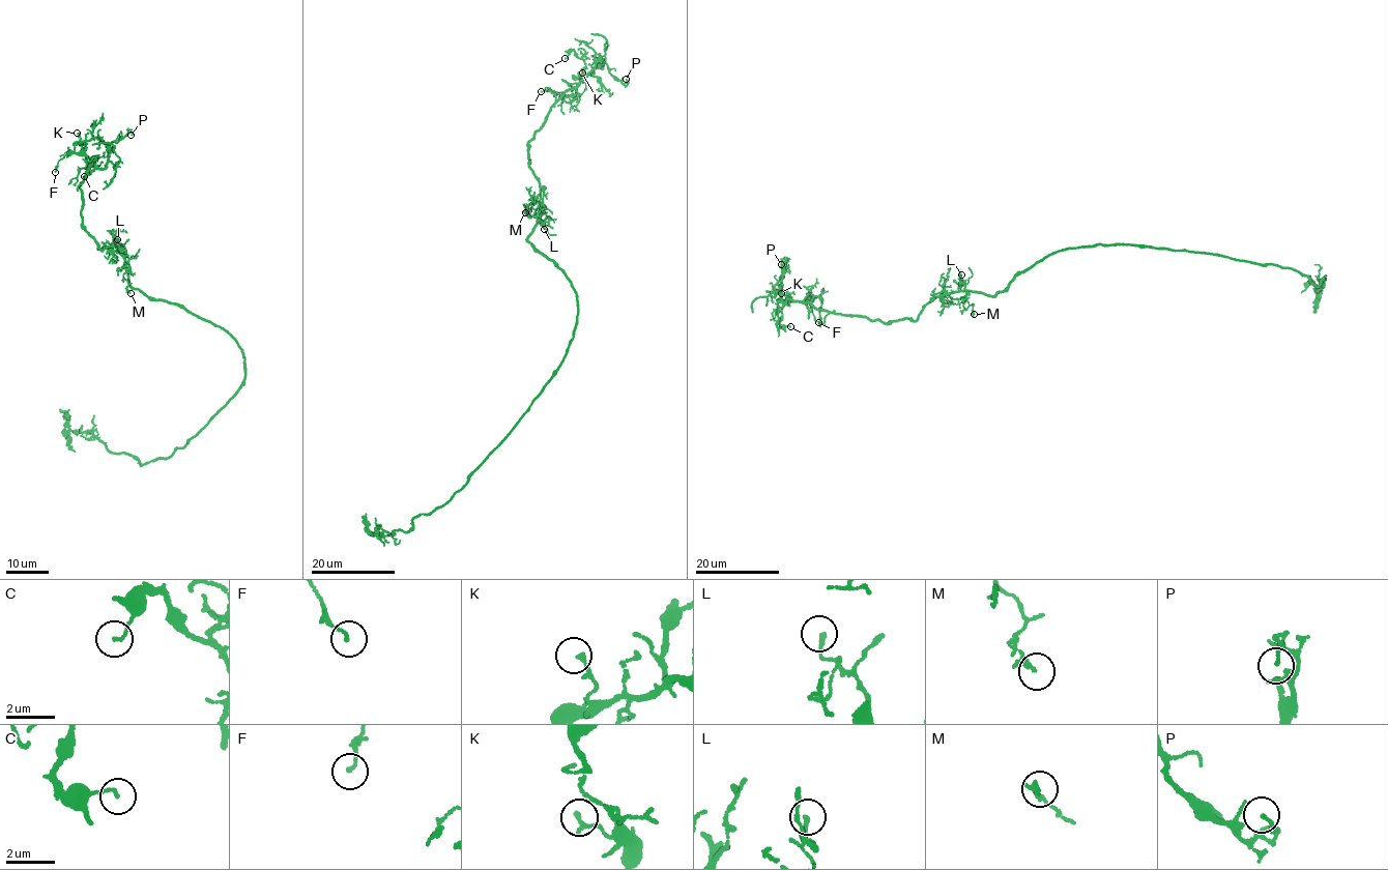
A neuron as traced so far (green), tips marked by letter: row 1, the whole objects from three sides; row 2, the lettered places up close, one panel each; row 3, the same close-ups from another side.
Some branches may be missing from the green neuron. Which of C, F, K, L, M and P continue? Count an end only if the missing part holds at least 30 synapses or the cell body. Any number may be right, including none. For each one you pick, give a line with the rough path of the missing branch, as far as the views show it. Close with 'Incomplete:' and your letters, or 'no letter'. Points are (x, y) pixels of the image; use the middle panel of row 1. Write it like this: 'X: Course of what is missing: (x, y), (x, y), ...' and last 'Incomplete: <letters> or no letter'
Incomplete: no letter

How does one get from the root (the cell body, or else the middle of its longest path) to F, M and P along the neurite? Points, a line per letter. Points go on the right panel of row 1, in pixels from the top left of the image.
F: (1048, 255), (994, 295), (937, 297), (915, 321), (827, 312), (809, 295), (818, 322)
M: (1048, 255), (1017, 273), (1004, 290), (994, 295), (966, 291), (974, 314)
P: (1048, 255), (994, 295), (961, 290), (929, 301), (915, 320), (885, 324), (791, 300), (774, 289), (781, 264)

